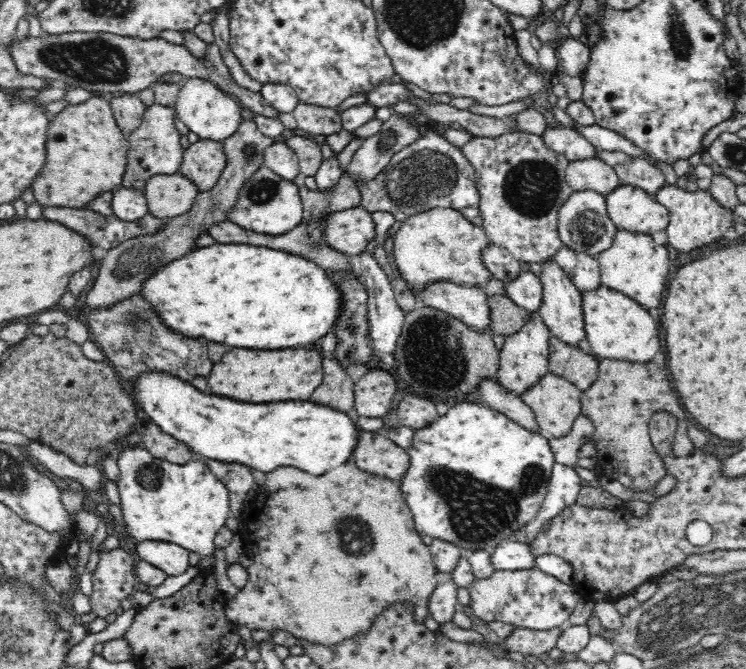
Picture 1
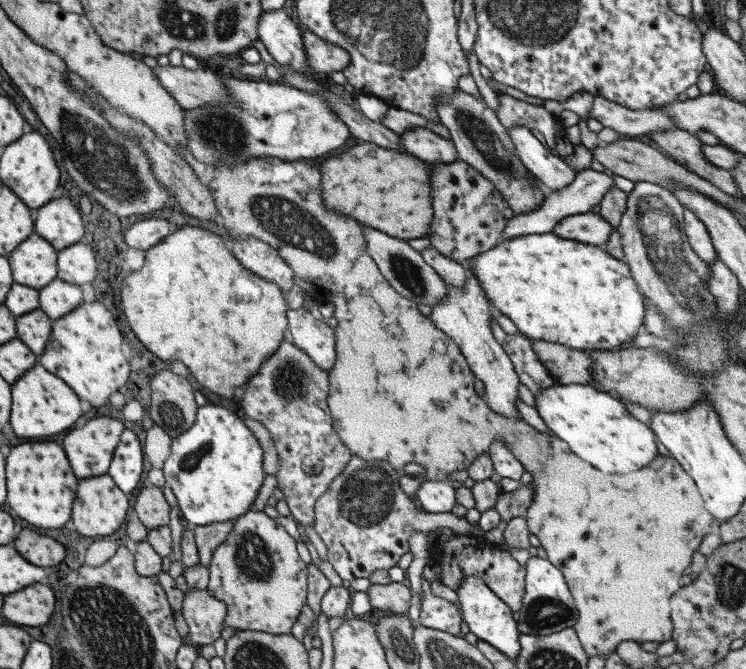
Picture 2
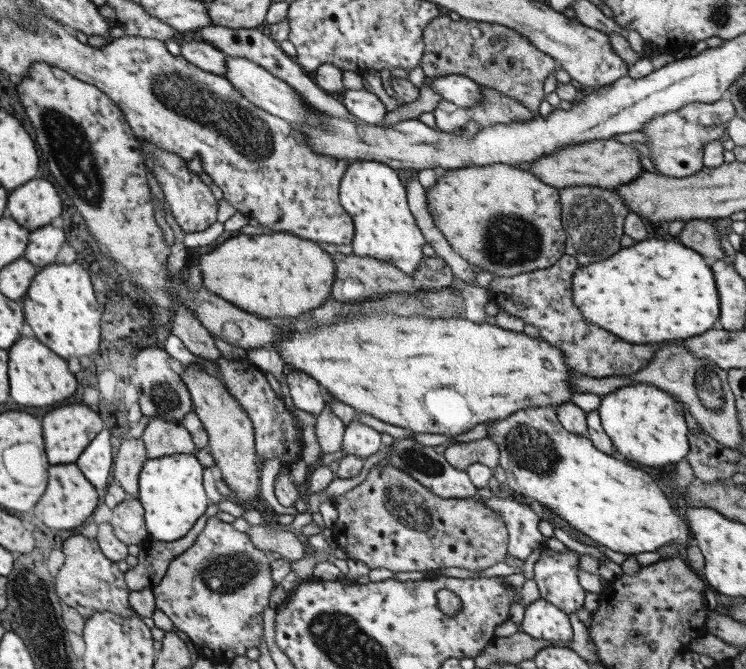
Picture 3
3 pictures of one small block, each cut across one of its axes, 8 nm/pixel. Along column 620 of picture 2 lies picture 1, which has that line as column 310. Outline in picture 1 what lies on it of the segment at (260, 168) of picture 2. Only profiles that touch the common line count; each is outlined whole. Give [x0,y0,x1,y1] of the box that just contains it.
[221,457,439,646]

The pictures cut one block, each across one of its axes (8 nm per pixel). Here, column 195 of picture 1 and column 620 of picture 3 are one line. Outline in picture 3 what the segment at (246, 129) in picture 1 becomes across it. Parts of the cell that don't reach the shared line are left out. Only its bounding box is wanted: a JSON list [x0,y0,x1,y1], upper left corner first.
[559,186,630,266]

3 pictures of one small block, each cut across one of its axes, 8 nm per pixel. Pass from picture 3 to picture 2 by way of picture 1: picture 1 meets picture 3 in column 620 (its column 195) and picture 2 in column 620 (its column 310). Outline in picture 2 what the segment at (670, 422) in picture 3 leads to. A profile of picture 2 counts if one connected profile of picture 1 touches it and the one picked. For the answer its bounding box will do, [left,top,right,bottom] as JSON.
[536,383,658,474]

